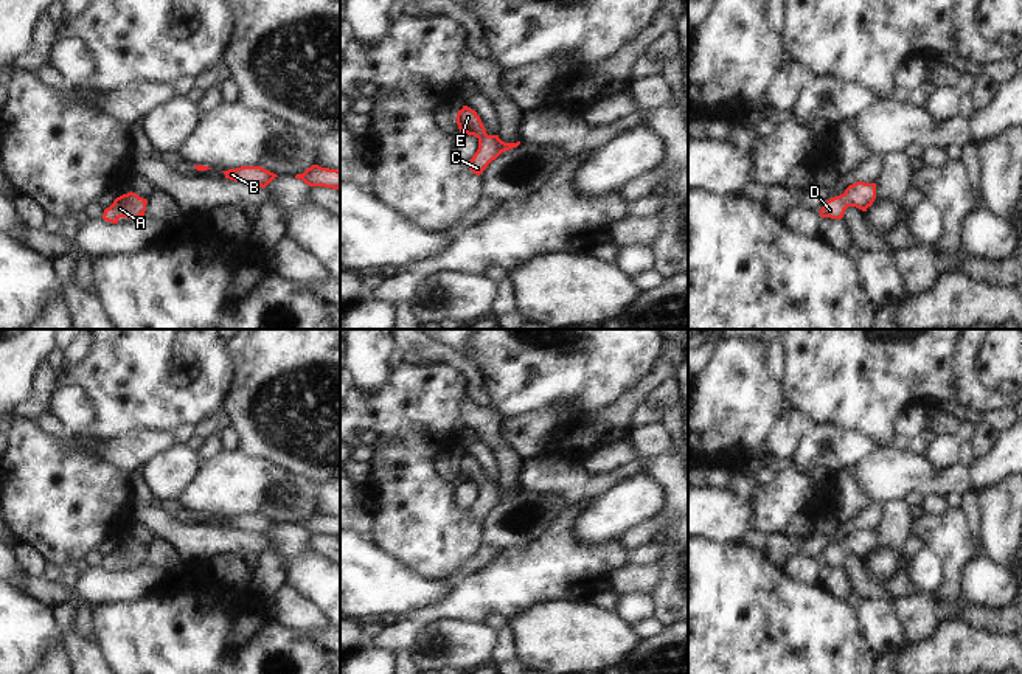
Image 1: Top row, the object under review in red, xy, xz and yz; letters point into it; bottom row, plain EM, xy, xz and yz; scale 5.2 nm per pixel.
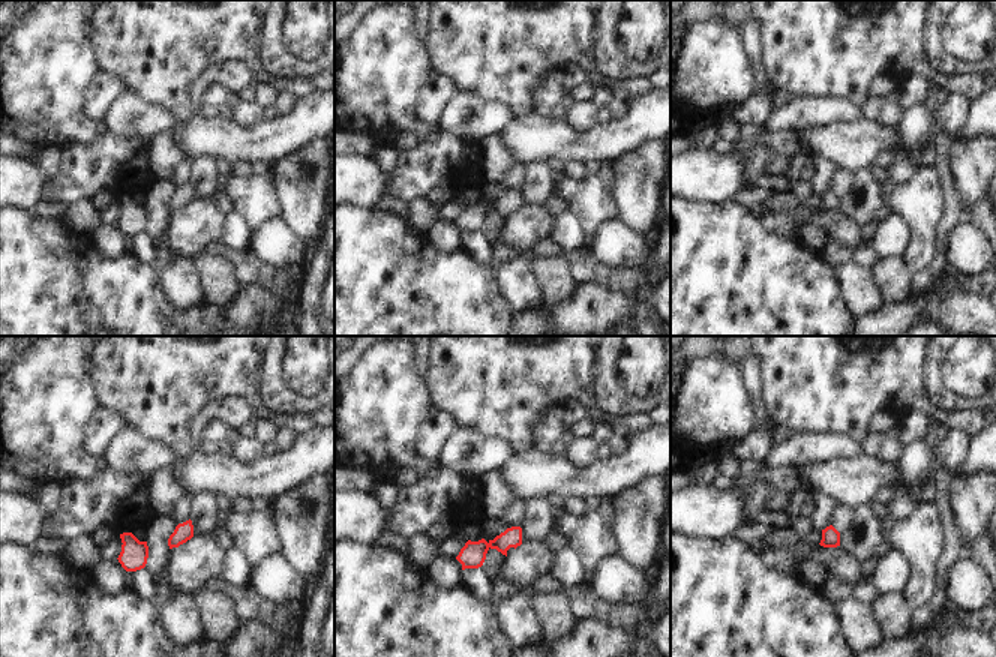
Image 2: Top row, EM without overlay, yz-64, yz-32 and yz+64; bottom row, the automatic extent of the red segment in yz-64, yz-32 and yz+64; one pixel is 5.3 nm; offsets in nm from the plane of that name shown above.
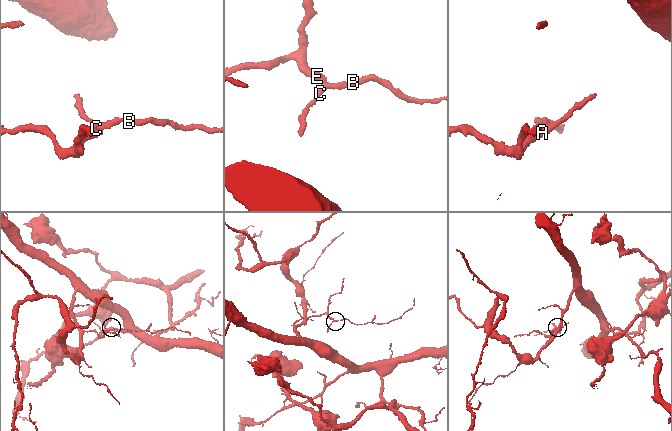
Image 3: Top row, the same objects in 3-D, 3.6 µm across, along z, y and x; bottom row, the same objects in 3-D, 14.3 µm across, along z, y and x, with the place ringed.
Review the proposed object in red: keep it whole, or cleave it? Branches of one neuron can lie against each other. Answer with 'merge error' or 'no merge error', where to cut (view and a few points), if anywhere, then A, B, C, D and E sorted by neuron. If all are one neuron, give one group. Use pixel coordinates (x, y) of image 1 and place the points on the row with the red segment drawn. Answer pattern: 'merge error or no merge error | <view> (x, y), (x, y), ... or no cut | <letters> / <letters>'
no merge error | no cut | A B C D E

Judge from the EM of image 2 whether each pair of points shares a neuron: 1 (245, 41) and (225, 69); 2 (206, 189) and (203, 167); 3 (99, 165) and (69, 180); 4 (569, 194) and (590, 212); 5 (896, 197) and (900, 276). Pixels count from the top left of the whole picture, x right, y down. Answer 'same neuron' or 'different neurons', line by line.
1: different neurons
2: same neuron
3: same neuron
4: same neuron
5: different neurons

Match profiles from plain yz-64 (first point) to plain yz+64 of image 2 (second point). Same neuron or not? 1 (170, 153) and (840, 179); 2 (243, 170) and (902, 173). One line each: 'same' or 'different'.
1: different
2: same

